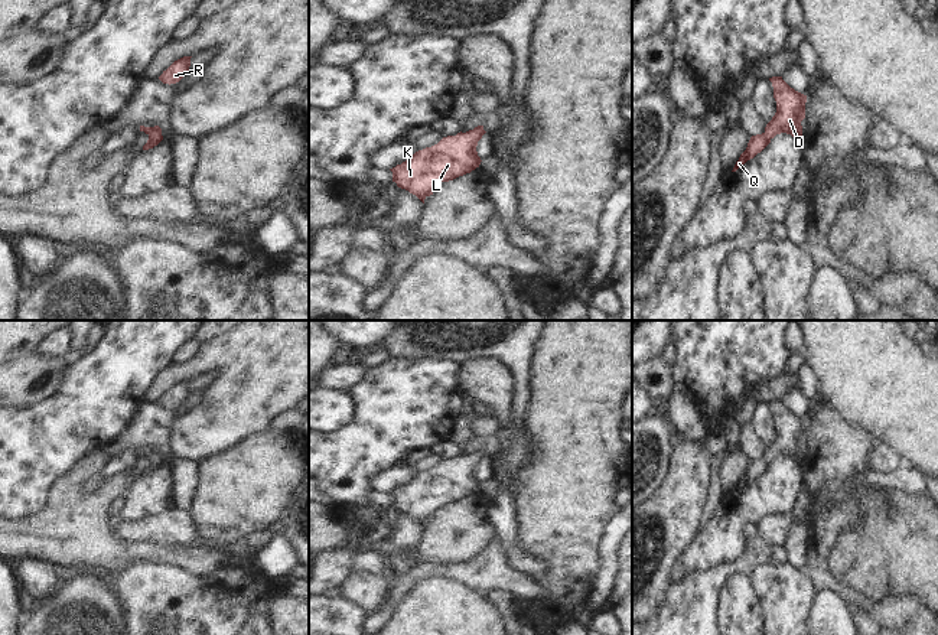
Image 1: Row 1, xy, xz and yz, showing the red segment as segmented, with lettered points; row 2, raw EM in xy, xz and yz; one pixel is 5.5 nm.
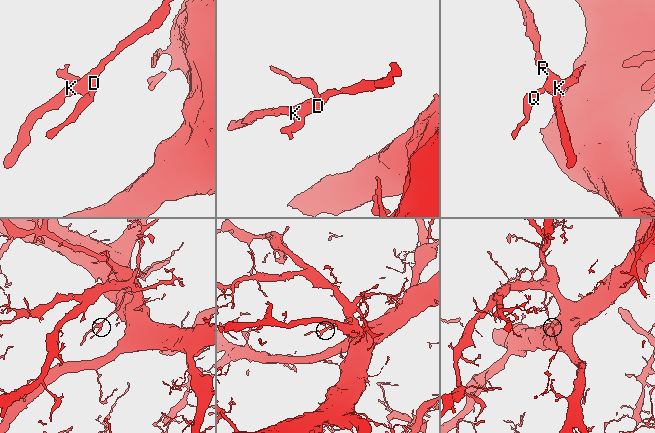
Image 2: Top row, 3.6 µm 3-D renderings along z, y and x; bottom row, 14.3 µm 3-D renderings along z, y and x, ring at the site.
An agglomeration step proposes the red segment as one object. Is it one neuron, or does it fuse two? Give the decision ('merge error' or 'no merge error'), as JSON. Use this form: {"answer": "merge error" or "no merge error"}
{"answer": "no merge error"}

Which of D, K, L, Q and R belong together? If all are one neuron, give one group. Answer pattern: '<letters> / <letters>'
D K L Q R

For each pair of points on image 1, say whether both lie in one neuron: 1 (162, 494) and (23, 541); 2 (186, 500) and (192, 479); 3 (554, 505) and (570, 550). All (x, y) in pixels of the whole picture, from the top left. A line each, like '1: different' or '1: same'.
1: different
2: same
3: same

